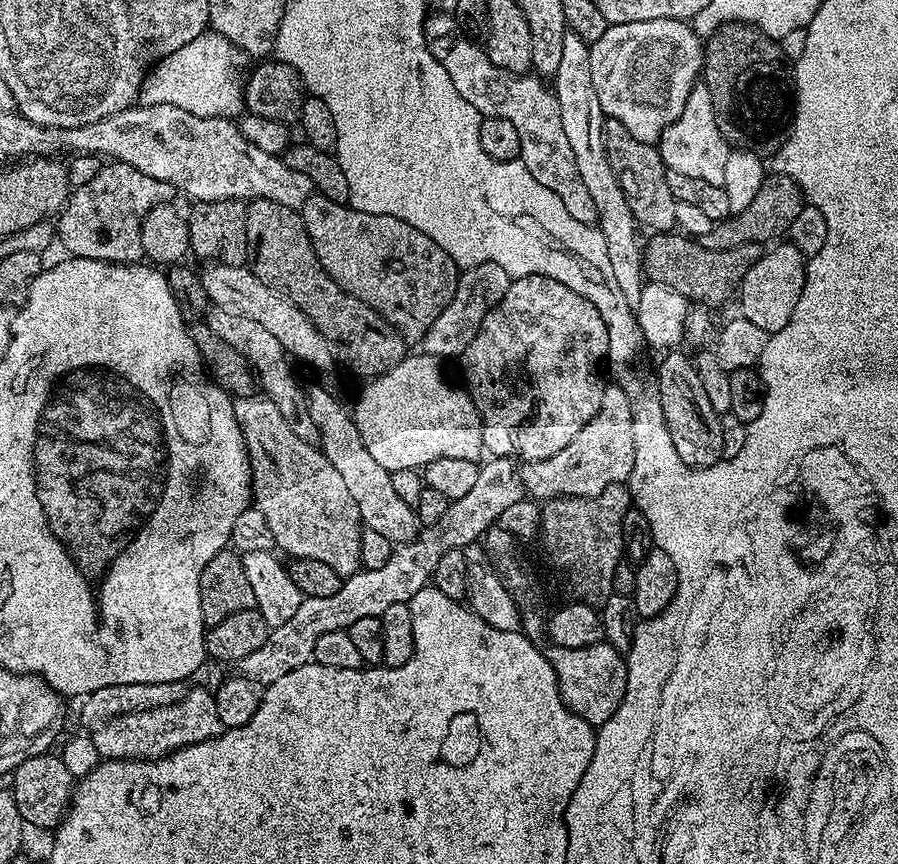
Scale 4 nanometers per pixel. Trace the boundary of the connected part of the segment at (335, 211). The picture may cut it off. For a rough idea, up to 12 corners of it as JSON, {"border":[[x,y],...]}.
{"border":[[319,194],[326,274],[423,341],[461,274],[434,238]]}

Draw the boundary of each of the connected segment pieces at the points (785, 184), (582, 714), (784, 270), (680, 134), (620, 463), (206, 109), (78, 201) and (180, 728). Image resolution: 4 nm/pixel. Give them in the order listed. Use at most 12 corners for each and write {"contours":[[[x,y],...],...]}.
{"contours":[[[772,174],[746,210],[715,221],[706,250],[764,246],[805,206],[792,177]],[[605,642],[546,655],[564,705],[599,726],[622,706],[628,662]],[[773,245],[746,272],[739,313],[782,330],[805,286],[806,258]],[[708,88],[660,135],[668,171],[724,186],[730,146]],[[619,383],[558,454],[521,463],[529,497],[593,496],[634,470]],[[211,30],[152,65],[143,106],[235,117],[245,53]],[[101,163],[58,213],[65,253],[145,259],[142,222],[172,185]],[[211,691],[91,729],[104,760],[158,760],[225,731]]]}

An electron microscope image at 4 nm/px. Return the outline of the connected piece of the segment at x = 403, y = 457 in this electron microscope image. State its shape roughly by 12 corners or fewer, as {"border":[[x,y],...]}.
{"border":[[407,355],[352,408],[394,470],[478,462],[484,424],[441,359]]}

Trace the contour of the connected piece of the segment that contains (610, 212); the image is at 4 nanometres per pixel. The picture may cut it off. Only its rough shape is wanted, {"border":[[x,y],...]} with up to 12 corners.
{"border":[[563,36],[552,77],[614,278],[635,309],[643,247],[606,154],[591,45]]}

